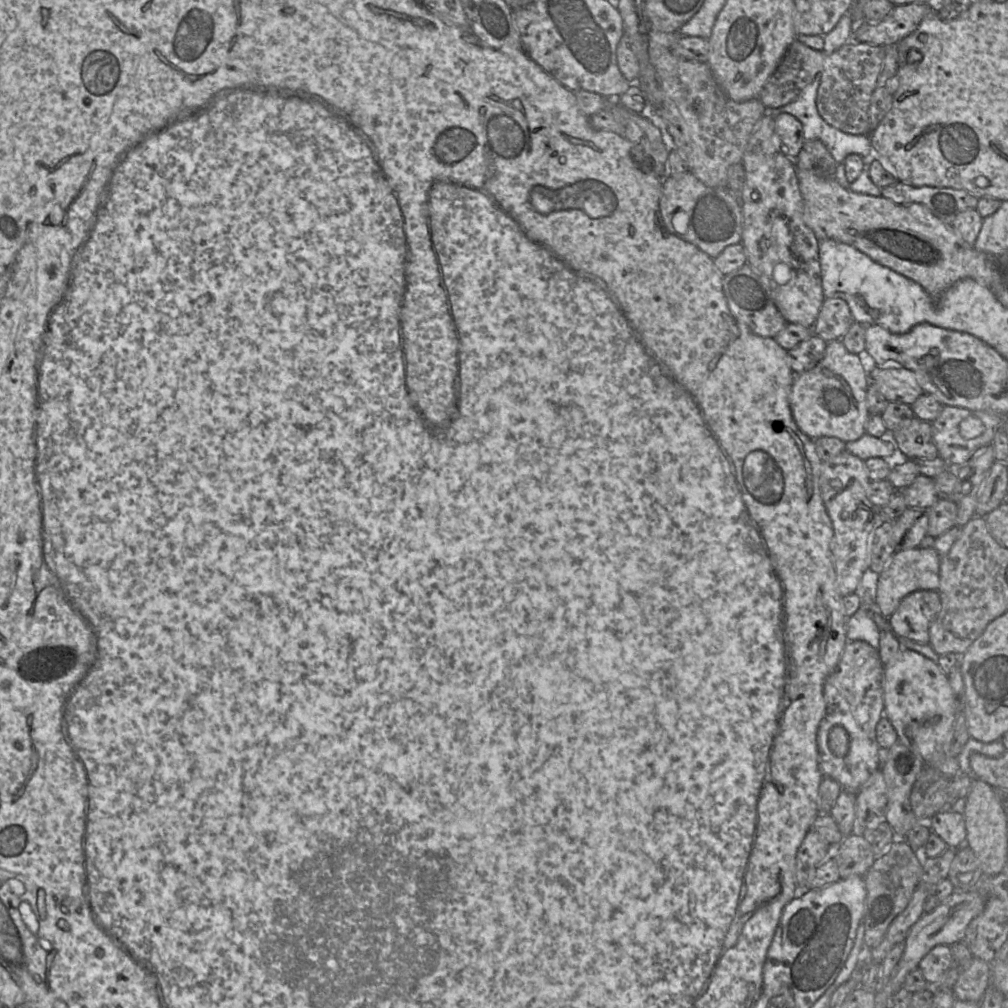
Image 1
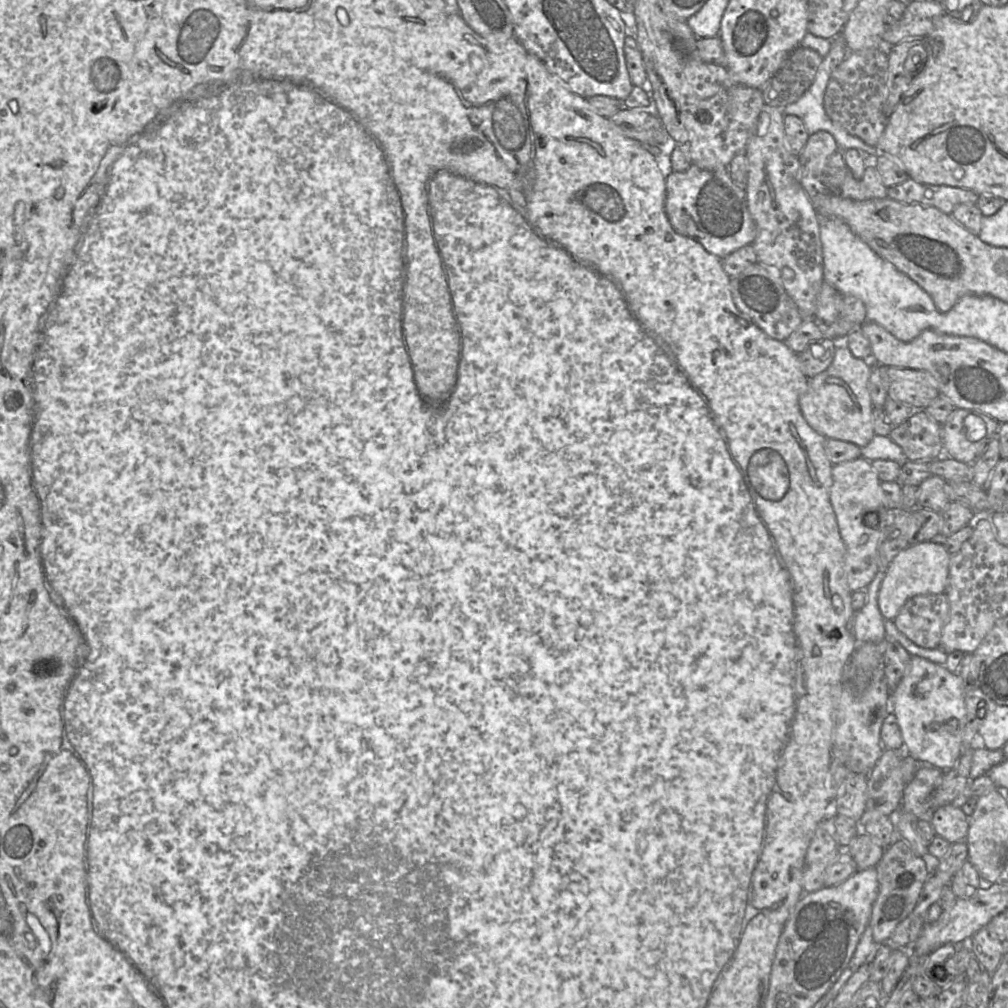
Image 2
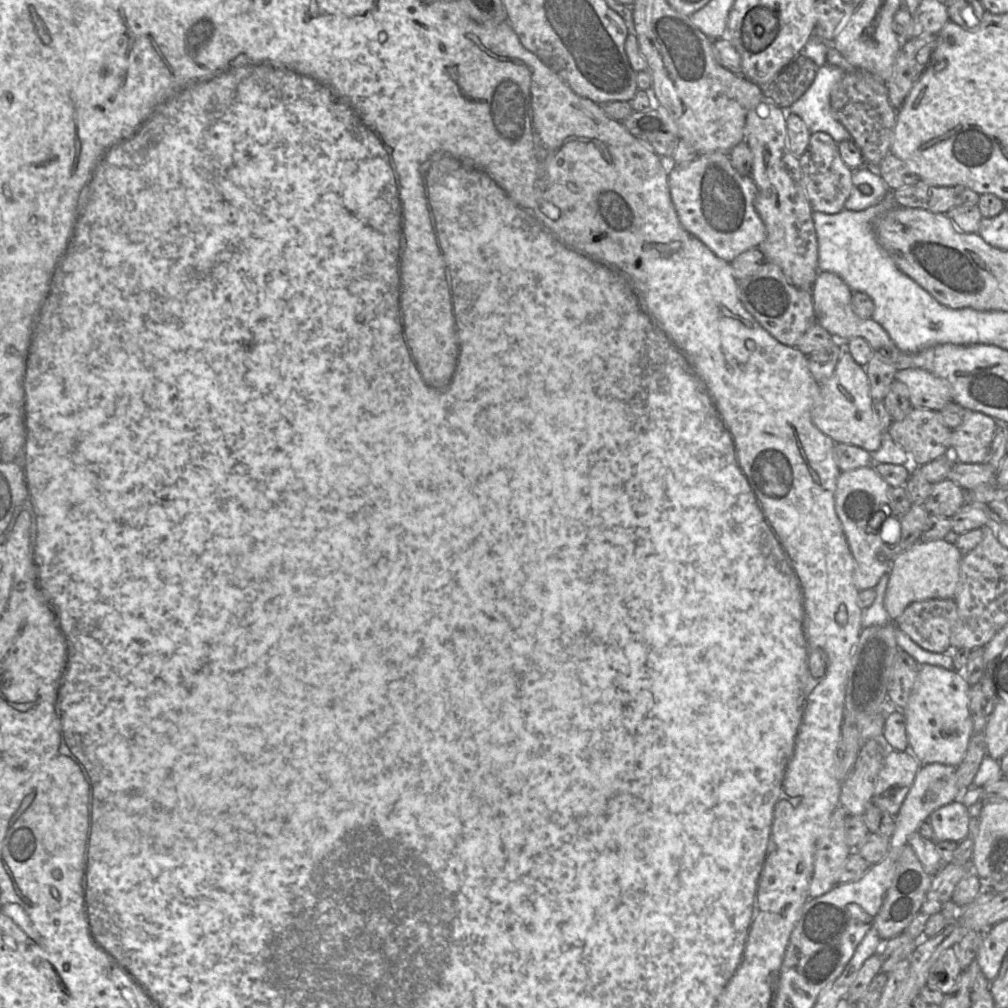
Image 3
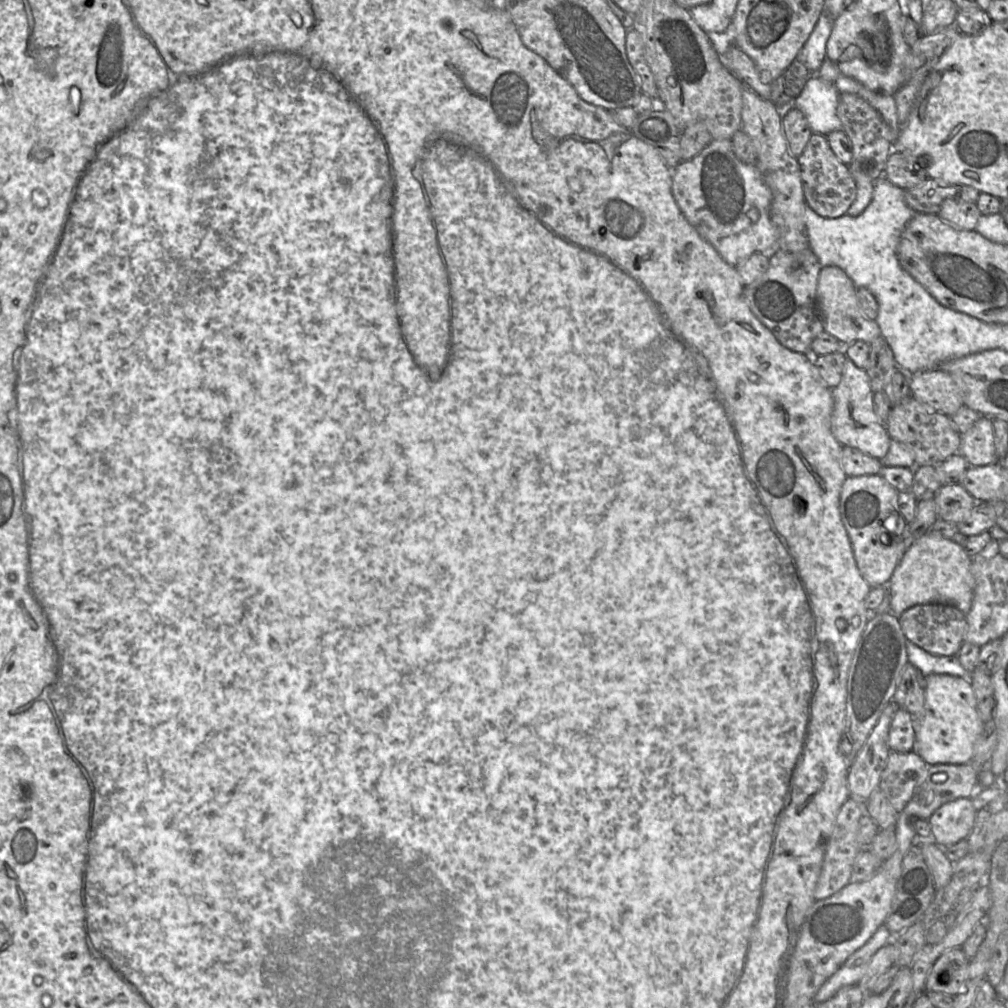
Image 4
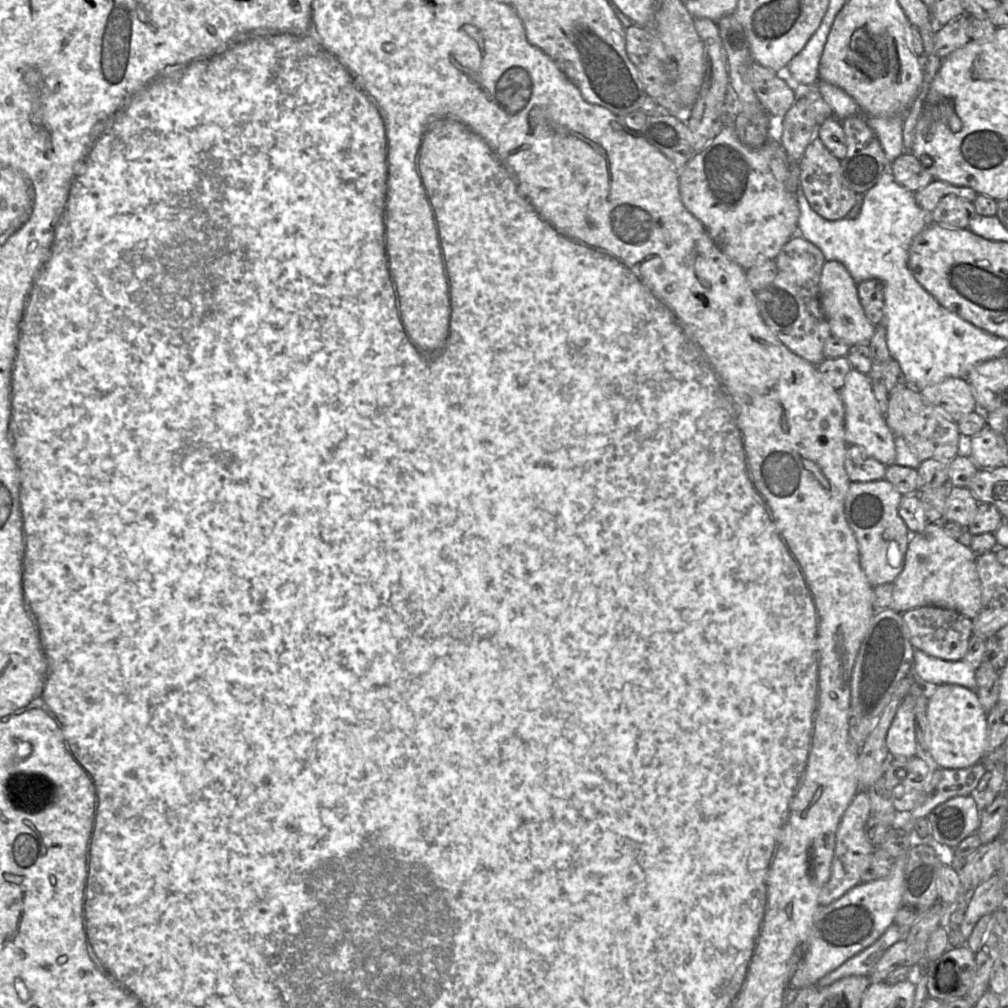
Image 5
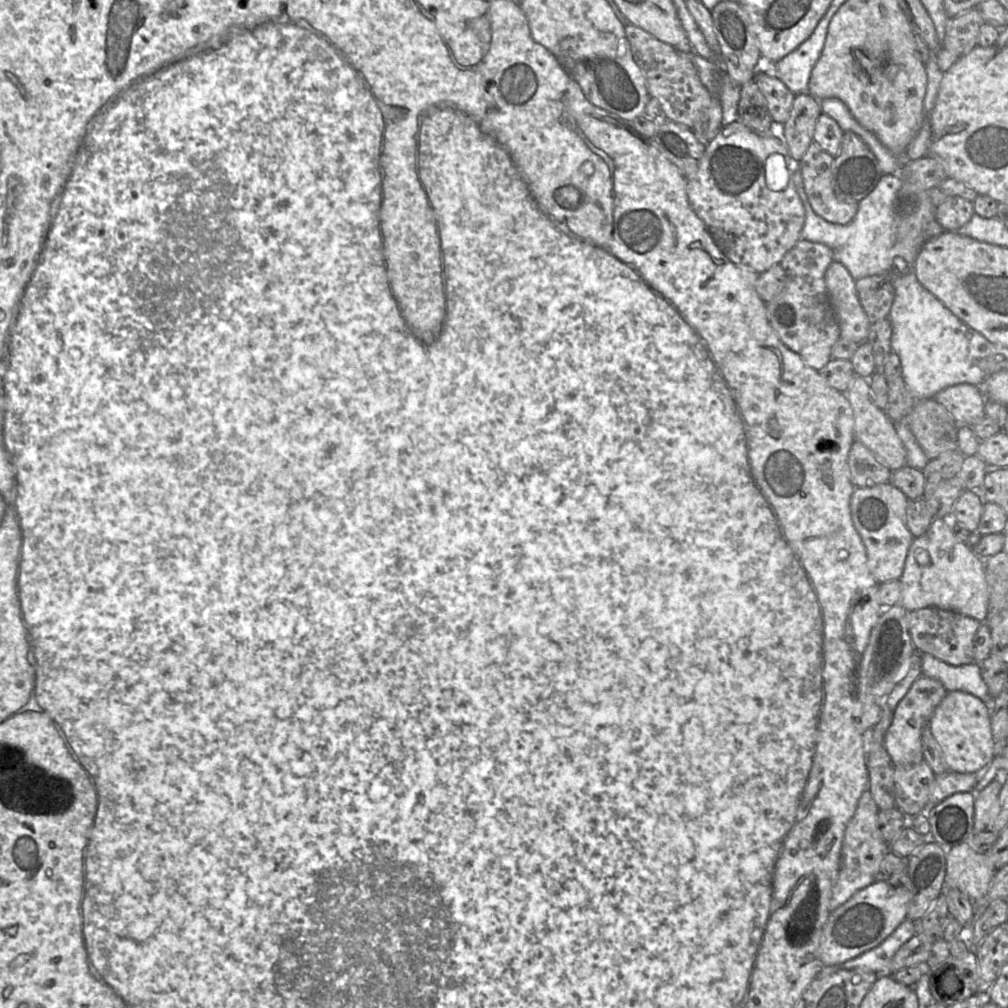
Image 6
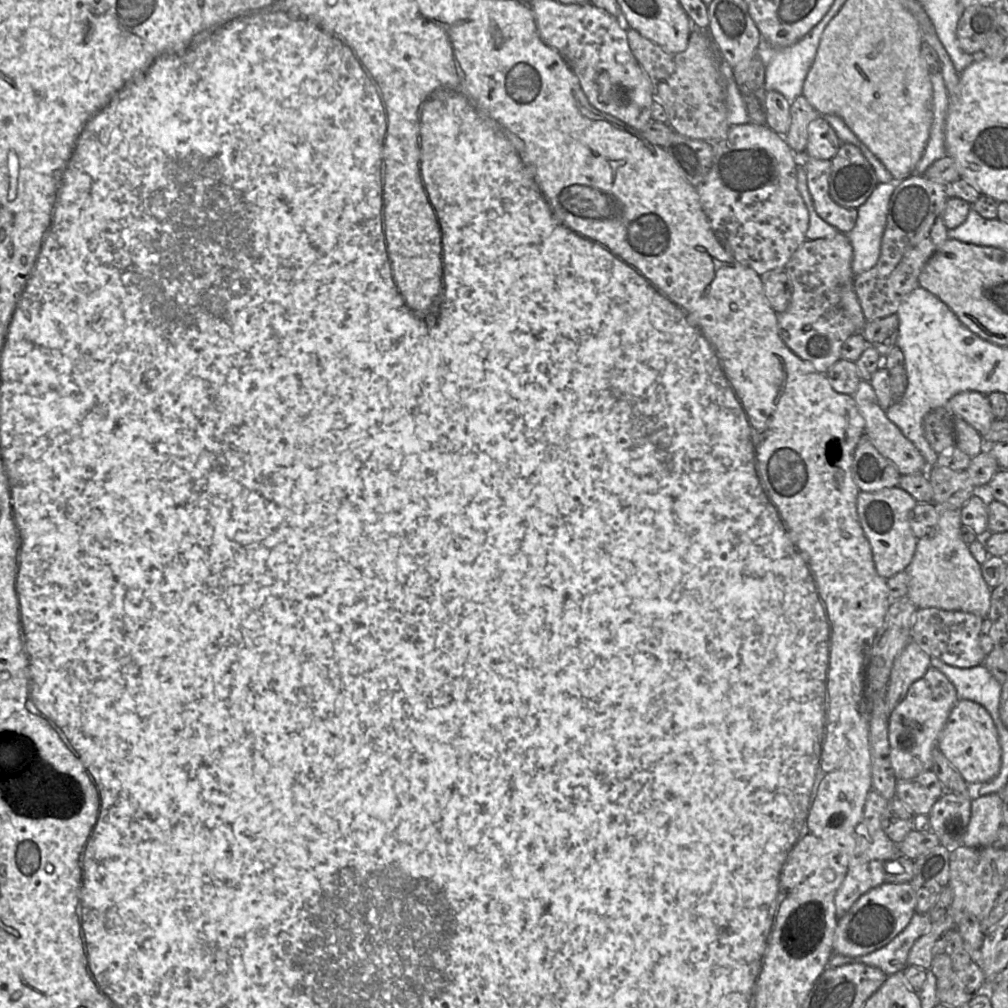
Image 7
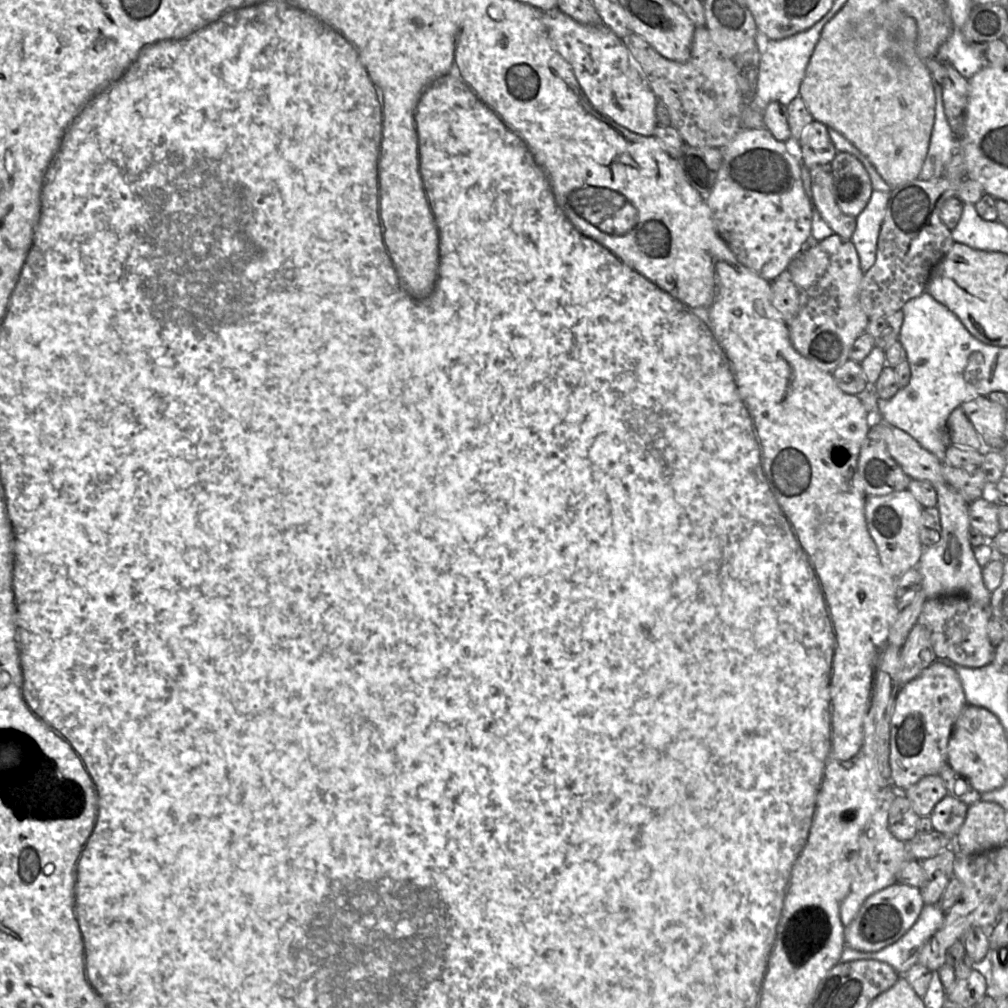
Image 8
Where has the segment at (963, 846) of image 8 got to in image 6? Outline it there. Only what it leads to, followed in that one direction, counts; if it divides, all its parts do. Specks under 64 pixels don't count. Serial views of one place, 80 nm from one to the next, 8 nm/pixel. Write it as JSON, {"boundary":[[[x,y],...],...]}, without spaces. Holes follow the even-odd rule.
{"boundary":[[[994,779],[974,799],[973,834],[987,831],[988,825],[998,813],[998,799],[1002,784]]]}

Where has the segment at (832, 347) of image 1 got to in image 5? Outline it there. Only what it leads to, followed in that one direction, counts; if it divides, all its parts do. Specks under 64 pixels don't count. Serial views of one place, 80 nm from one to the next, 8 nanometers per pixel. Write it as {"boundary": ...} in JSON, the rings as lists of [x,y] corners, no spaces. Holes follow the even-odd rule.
{"boundary":[[[852,368],[839,392],[845,408],[844,425],[847,444],[859,446],[869,457],[887,467],[893,465],[896,459],[895,435],[888,427],[885,416],[880,411],[869,376]]]}

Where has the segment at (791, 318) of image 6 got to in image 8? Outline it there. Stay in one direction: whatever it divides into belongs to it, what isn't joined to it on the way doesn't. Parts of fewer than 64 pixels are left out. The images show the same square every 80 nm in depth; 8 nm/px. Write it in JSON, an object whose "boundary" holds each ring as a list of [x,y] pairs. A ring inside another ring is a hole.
{"boundary":[[[837,234],[807,244],[790,262],[787,274],[799,293],[799,310],[788,324],[794,348],[821,370],[832,373],[849,358],[856,339],[866,332],[870,318],[863,311],[860,284],[864,273],[852,241]]]}

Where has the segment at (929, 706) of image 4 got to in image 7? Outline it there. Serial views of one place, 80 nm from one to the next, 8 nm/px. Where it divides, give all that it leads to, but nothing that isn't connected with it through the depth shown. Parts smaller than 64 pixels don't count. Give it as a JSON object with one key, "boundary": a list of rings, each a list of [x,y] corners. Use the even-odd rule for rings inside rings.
{"boundary":[[[959,699],[939,736],[938,748],[969,785],[993,780],[1001,768],[1001,746],[989,712],[980,704]]]}

